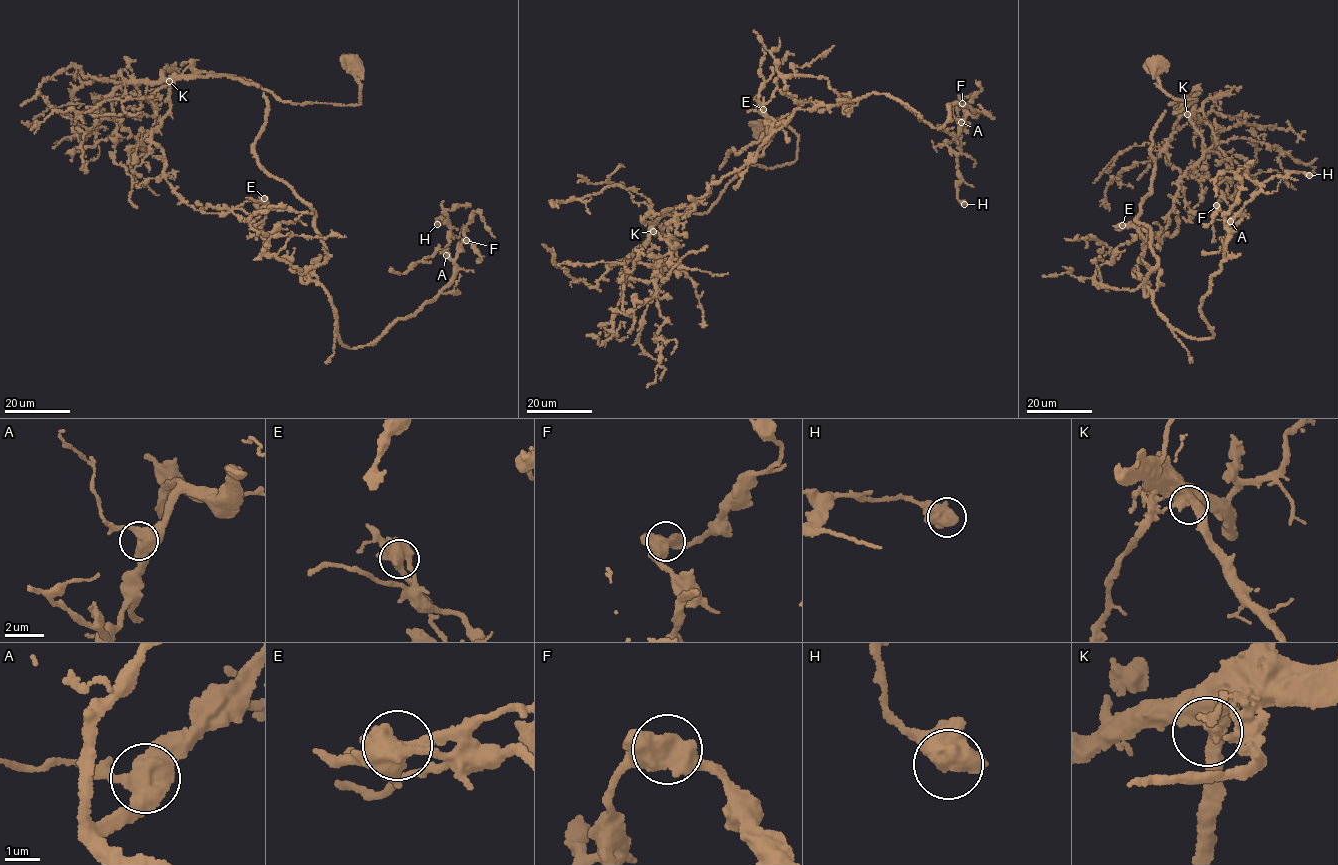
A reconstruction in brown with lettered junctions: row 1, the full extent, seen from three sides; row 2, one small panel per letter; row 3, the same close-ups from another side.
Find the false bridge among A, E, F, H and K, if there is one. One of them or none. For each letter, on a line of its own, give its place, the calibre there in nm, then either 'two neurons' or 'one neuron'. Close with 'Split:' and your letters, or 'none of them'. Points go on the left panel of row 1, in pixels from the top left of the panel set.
A: place (446, 255); calibre 500 nm; one neuron
E: place (264, 198); calibre 550 nm; two neurons
F: place (466, 240); calibre 550 nm; one neuron
H: place (437, 224); calibre 550 nm; one neuron
K: place (169, 81); calibre 480 nm; one neuron
Split: E

